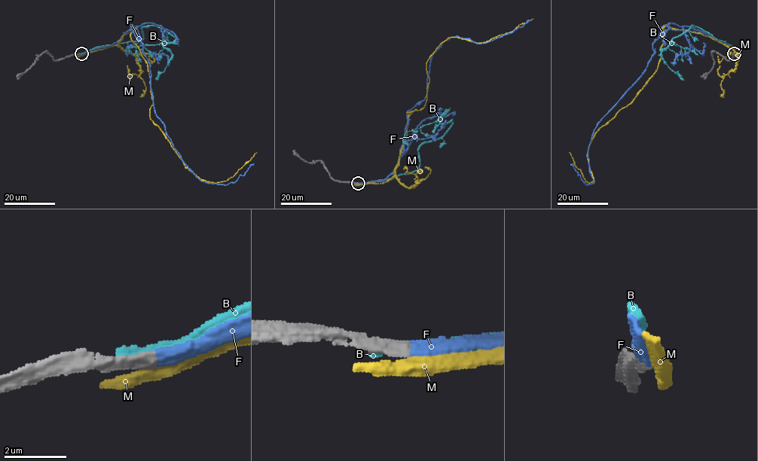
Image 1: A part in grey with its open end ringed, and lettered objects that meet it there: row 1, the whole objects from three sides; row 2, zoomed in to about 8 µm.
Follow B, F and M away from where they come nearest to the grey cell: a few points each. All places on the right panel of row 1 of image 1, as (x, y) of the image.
B: (734, 54), (730, 45), (692, 25), (673, 38), (673, 42), (661, 52), (661, 59), (684, 80)
F: (734, 54), (708, 35), (664, 25), (646, 70), (594, 130), (588, 151), (592, 184), (586, 184), (572, 163)
M: (735, 55), (733, 47), (708, 36), (664, 26), (655, 73), (591, 140), (592, 182), (585, 181), (569, 152)

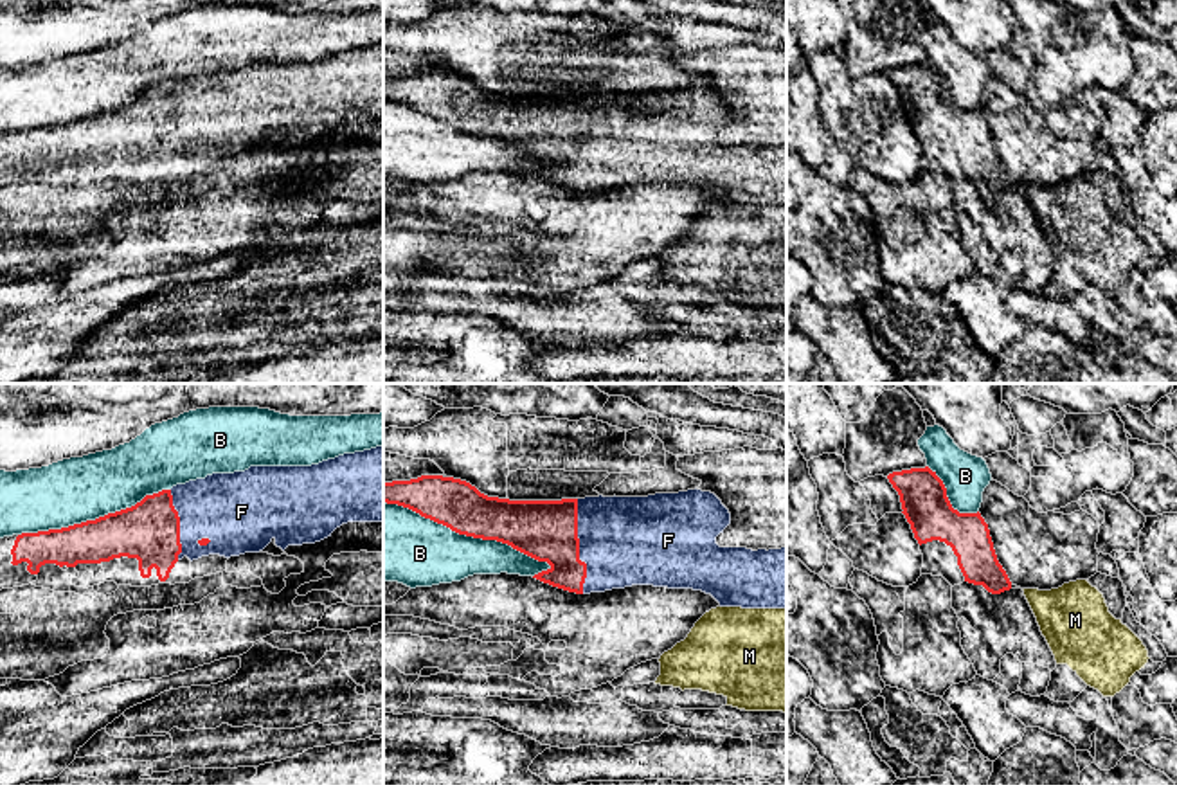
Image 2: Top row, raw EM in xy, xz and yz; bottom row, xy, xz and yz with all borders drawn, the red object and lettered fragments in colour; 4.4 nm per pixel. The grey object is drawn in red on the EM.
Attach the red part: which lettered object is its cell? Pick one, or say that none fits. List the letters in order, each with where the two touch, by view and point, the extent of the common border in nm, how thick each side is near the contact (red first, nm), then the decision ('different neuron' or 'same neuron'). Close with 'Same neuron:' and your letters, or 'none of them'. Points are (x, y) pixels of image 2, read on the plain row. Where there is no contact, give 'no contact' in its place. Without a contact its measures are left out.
B: contact xz (468, 132); length 800 nm; calibres 220 and 320 nm; different neuron
F: contact xz (578, 143); length 420 nm; calibres 280 and 400 nm; same neuron
M: no contact; different neuron
Same neuron: F

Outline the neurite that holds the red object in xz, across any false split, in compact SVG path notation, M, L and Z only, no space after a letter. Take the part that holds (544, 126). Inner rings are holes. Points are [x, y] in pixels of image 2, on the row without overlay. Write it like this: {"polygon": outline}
{"polygon": "M421 72L383 79L383 99L409 104L459 131L497 137L547 158L551 164L533 175L569 189L653 182L702 187L720 203L786 205L786 144L720 144L716 133L731 121L731 110L711 88L509 97L488 94L461 76Z"}

